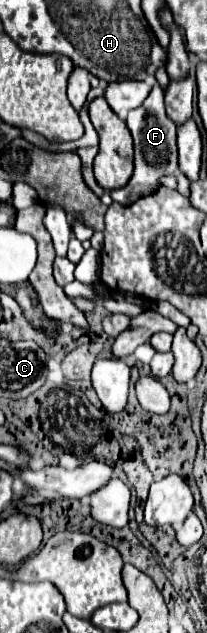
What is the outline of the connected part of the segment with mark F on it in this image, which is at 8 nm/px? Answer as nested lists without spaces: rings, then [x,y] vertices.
[[[158,83],[154,85],[152,95],[142,103],[142,107],[138,107],[138,109],[128,113],[126,125],[128,125],[132,137],[134,137],[134,149],[136,149],[136,155],[134,155],[134,175],[128,181],[126,187],[110,191],[110,197],[116,203],[122,203],[122,205],[130,205],[130,203],[134,203],[140,197],[154,193],[158,189],[162,177],[174,175],[178,171],[176,125],[166,117],[164,95],[162,95],[162,89],[158,87]]]

